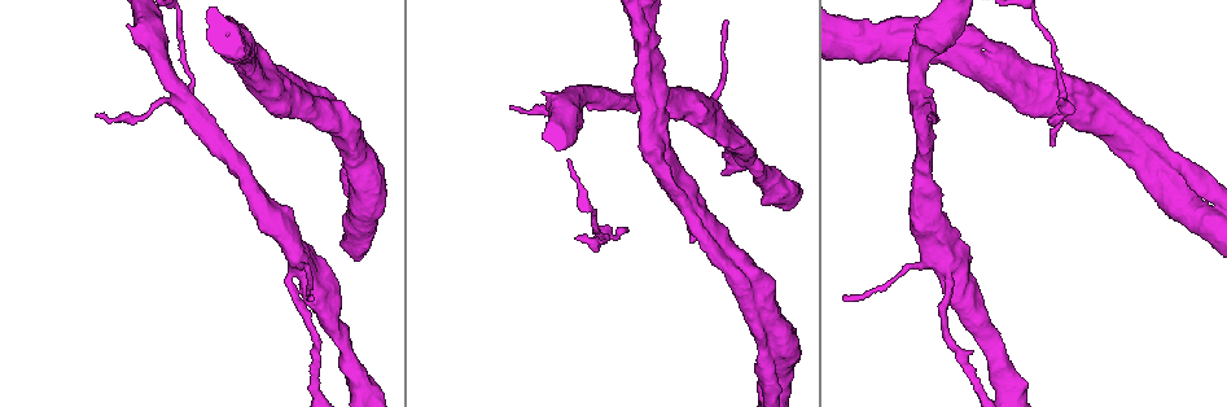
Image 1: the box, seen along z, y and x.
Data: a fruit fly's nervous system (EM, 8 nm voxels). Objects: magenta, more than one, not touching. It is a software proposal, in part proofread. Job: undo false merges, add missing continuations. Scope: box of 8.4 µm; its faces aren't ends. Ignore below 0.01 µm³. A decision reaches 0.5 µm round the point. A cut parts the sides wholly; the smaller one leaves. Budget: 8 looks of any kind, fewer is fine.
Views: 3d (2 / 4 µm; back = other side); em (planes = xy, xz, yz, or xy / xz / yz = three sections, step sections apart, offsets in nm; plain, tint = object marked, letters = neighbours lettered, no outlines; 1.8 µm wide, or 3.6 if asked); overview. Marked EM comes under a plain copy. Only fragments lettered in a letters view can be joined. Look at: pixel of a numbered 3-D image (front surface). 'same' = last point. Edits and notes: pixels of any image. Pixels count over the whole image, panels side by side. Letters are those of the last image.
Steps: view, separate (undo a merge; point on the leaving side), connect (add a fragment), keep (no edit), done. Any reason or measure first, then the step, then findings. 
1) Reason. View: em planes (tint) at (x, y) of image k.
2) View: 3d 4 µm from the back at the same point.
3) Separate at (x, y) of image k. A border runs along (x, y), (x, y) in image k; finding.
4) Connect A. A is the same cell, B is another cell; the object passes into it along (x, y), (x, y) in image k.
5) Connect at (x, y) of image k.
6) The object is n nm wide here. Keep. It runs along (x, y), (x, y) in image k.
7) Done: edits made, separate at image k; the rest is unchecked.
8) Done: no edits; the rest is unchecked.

End of a long branch. View: em 3.6 µm planes (letters) at (1054, 143) of image 1.

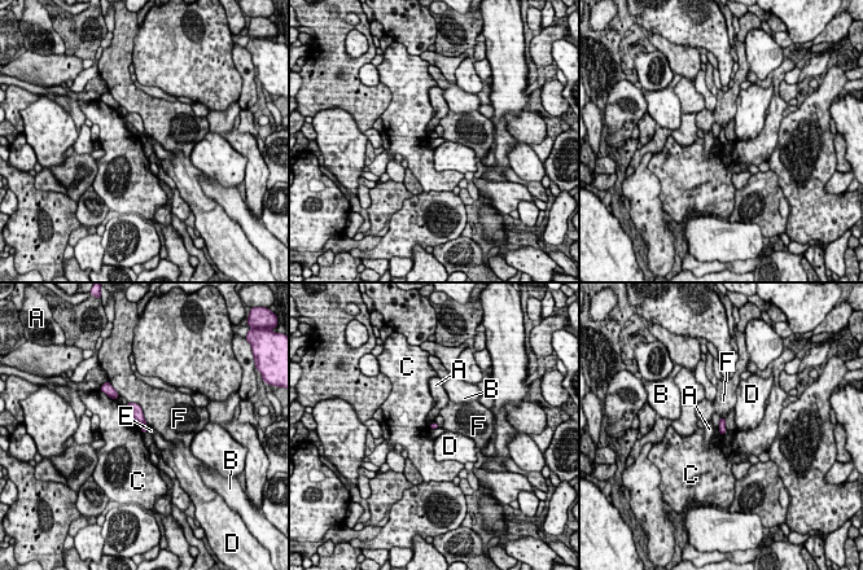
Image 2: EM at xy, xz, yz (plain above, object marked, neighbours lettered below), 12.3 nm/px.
Keep. A, B, C, D, E and F are other cells; a border runs along (721, 417), (718, 429) in image 2; no lettered fragment goes on from it.

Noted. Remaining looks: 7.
Sudden change in width. View: em 3.6 µm planes (tint) at (771, 392) of image 1.

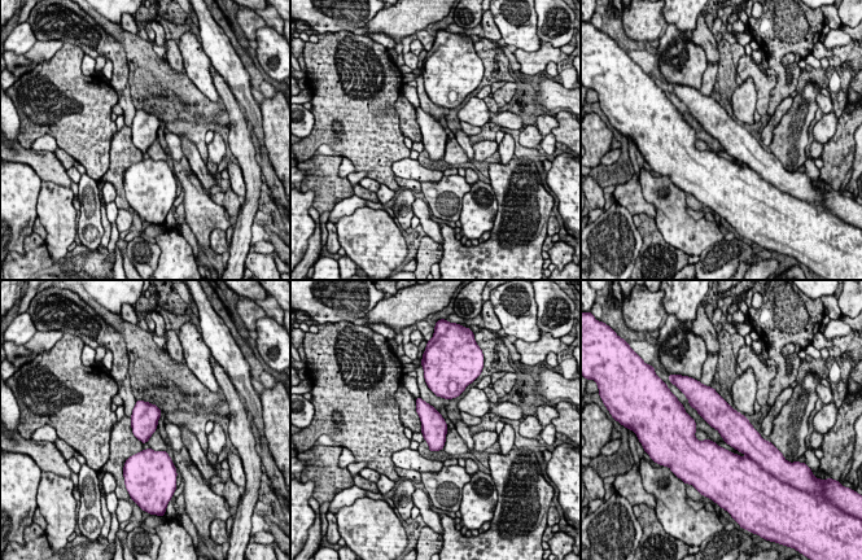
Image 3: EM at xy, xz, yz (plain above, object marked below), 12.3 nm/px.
View: em 3.6 µm planes (letters) at the same point.

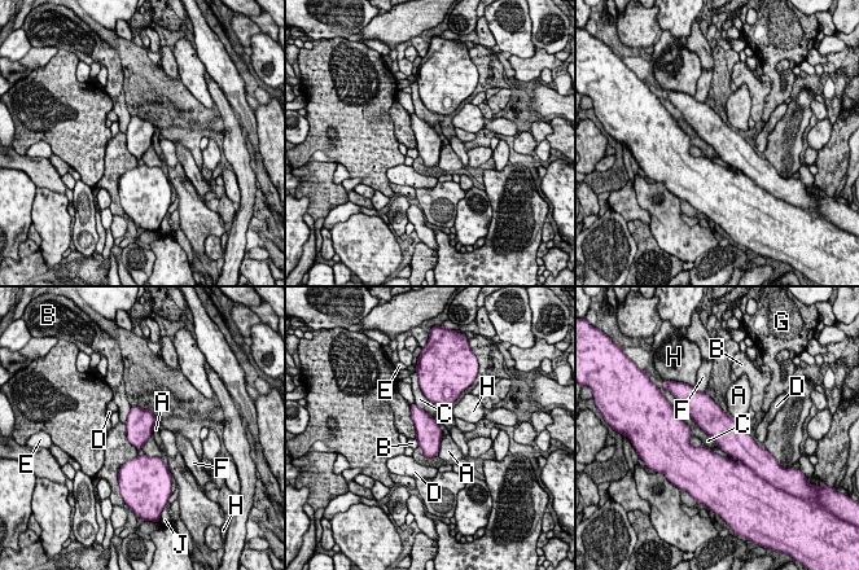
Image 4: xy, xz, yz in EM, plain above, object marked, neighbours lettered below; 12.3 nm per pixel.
The object is 320 nm wide here; the longest contact is with C, 650 nm. Keep. A, B, C, D, E, F, G, H and J are other cells; all the same neuron.

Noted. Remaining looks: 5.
Three arms meet. View: 3d 2 µm at (319, 294) of image 1.

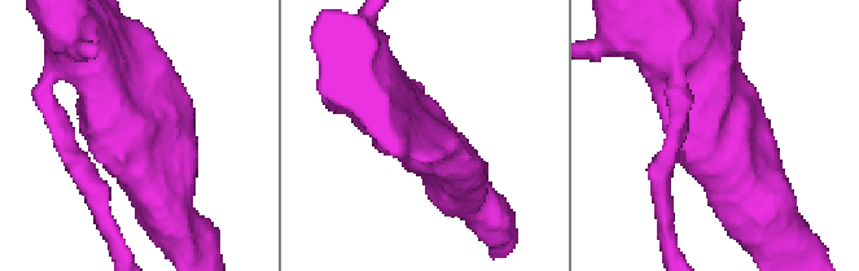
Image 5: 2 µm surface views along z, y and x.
3 arms meet here; need the tissue. View: em planes (letters) at (128, 135) of image 5.

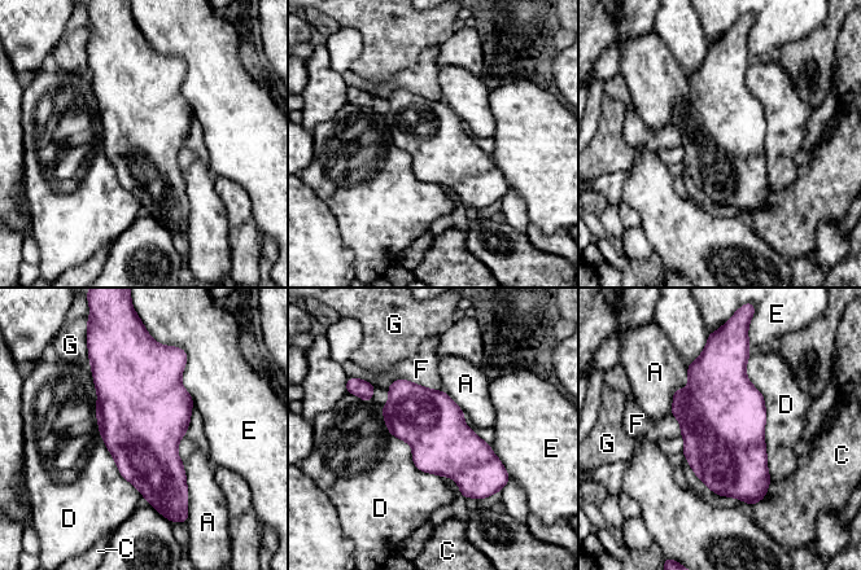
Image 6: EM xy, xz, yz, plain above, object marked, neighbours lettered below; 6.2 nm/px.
Keep. A, C, D, E, F and G are other cells; a border runs along (750, 355), (772, 479) in image 6; one neuron here.

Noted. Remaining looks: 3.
Done: no edits; the rest is unchecked.

